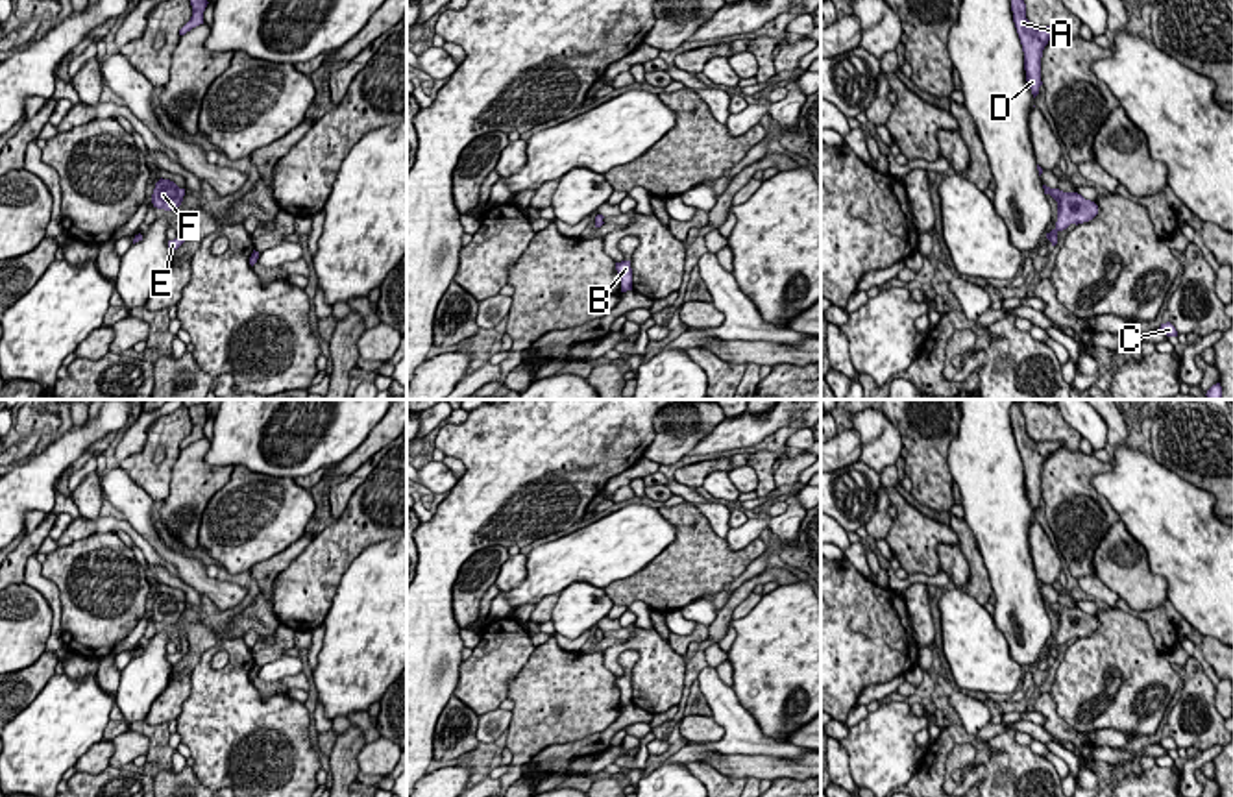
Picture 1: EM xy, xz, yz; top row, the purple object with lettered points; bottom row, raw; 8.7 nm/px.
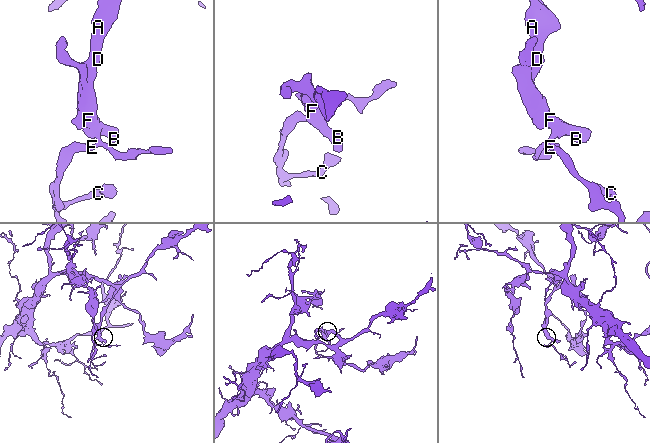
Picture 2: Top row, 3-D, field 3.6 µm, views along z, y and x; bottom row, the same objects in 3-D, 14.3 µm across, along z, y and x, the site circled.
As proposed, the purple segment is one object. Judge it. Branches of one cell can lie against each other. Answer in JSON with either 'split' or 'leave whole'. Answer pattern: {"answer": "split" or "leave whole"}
{"answer": "leave whole"}

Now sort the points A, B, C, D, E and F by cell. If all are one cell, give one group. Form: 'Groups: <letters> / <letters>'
Groups: A B C D E F

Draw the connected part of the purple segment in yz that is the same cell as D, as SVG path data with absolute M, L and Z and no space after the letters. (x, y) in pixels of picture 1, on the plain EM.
M1015 401L1011 407L1011 425L1013 425L1013 436L1022 459L1022 466L1024 466L1026 496L1035 512L1039 509L1039 501L1043 499L1041 496L1043 464L1052 451L1059 449L1061 444L1054 440L1033 442L1026 433L1026 418L1019 407L1019 401Z

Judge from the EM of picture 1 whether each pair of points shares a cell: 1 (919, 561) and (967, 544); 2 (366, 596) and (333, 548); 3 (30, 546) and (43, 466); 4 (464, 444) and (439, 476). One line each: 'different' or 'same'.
1: different
2: different
3: different
4: different

